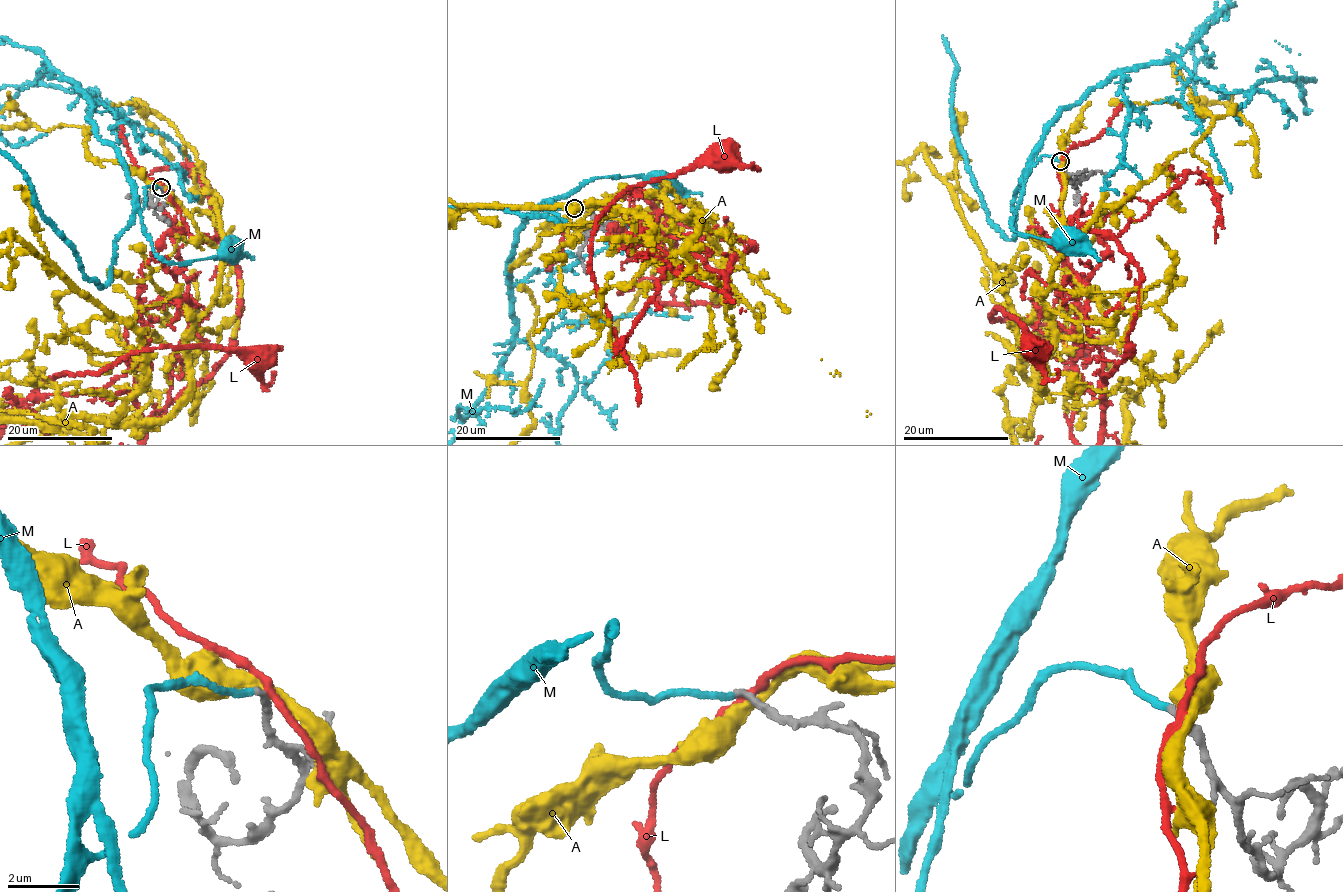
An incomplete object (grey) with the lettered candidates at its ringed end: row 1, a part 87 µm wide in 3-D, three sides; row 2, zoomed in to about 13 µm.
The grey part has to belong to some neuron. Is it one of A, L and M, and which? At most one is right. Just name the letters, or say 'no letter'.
M

